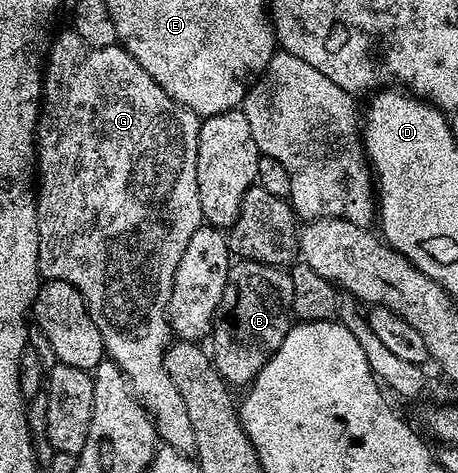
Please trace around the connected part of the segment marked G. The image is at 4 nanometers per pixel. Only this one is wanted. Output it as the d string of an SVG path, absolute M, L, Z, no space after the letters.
M65 30L58 37L55 35L49 41L46 59L44 61L44 75L42 77L42 103L38 113L38 131L36 133L36 199L38 201L38 275L46 280L63 280L72 286L76 286L76 290L84 298L88 314L92 318L92 322L96 322L96 330L100 330L100 338L105 355L113 360L114 365L126 375L126 381L130 384L130 391L138 397L141 405L145 408L146 413L154 420L154 429L158 432L158 439L163 445L177 452L193 453L196 446L196 434L192 434L192 421L188 419L188 410L184 407L184 398L180 398L180 390L176 390L176 386L172 383L172 378L168 378L168 370L164 370L164 354L166 347L172 342L172 333L170 323L166 317L166 307L168 306L168 298L172 294L172 278L176 274L176 266L180 266L180 254L184 254L184 246L188 246L188 238L192 238L192 234L196 234L196 230L202 227L204 221L202 219L202 211L200 210L200 190L196 182L196 154L198 153L198 126L200 117L192 110L188 110L180 102L176 102L168 94L164 94L164 90L160 90L160 86L156 82L156 78L152 78L152 74L148 74L148 70L144 70L144 66L140 66L140 62L136 62L136 58L132 58L132 54L128 54L125 48L118 44L112 46L104 46L97 48L96 46L88 46L88 42L84 42L84 38L80 38L80 34L76 34L72 30Z

